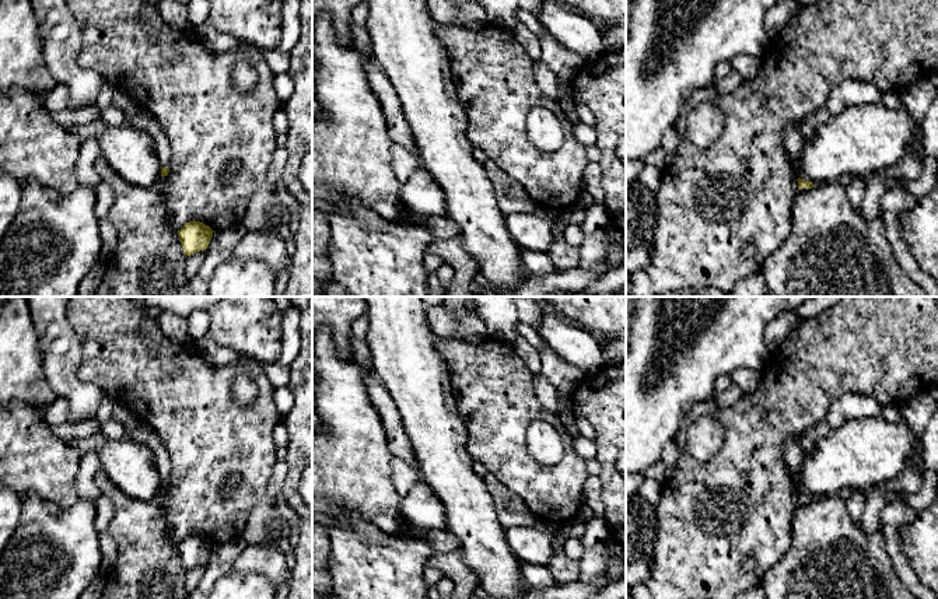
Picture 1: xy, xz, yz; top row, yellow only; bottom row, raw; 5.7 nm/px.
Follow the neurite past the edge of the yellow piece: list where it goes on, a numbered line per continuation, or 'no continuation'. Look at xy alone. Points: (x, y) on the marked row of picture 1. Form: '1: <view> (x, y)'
1: xy (144, 121)

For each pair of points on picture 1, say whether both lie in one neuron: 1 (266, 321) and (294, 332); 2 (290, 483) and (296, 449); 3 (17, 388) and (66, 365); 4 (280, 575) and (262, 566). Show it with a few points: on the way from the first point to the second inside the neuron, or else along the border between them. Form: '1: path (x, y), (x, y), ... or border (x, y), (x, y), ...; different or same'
1: border (282, 312), (283, 339), (282, 350), (276, 360); different
2: path (293, 475), (296, 458); same
3: border (38, 343), (45, 378), (59, 396); different
4: path (276, 571), (266, 566); same

